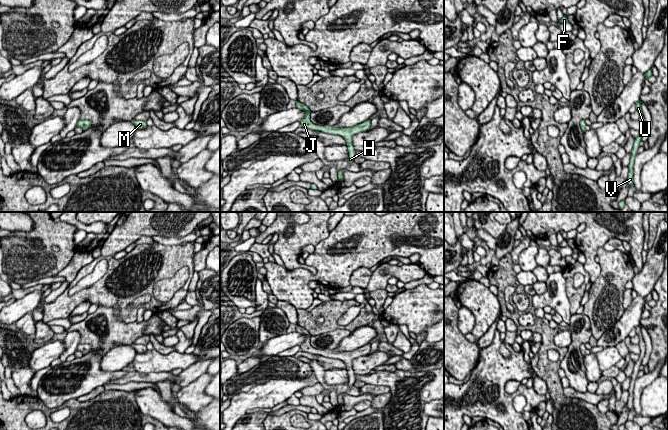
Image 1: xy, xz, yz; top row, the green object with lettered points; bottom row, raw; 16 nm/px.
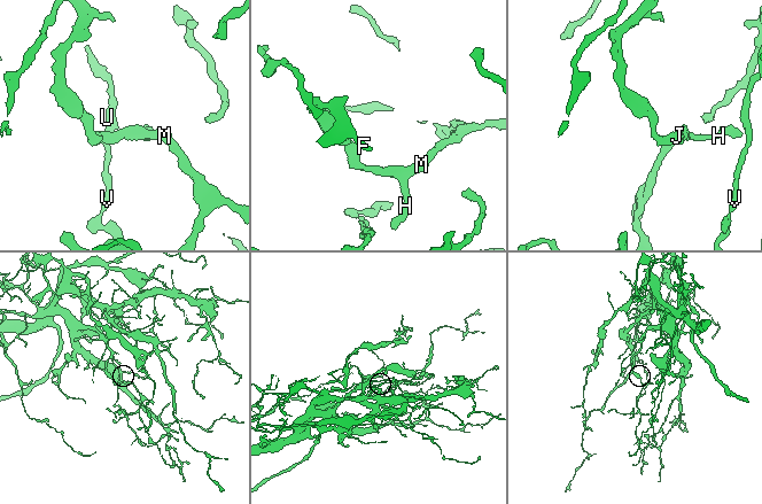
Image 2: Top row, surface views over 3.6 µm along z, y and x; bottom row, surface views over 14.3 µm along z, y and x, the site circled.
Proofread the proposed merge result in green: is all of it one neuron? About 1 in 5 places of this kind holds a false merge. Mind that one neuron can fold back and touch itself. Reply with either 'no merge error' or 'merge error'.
no merge error

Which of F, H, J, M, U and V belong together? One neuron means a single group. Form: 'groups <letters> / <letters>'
groups F H J M U V

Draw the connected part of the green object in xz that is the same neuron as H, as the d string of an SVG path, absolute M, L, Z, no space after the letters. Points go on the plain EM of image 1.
M296 325L296 331L306 336L305 340L300 345L301 351L316 354L316 355L321 355L327 358L342 360L347 366L346 369L347 369L348 376L349 376L349 381L347 385L349 387L352 387L354 385L356 379L355 379L355 374L354 374L354 370L352 366L352 360L356 357L369 354L371 351L370 343L354 351L334 352L331 350L319 350L311 346L310 344L311 335L306 329L300 327L299 325Z

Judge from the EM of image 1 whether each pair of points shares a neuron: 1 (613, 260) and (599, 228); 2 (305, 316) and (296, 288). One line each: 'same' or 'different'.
1: different
2: different

